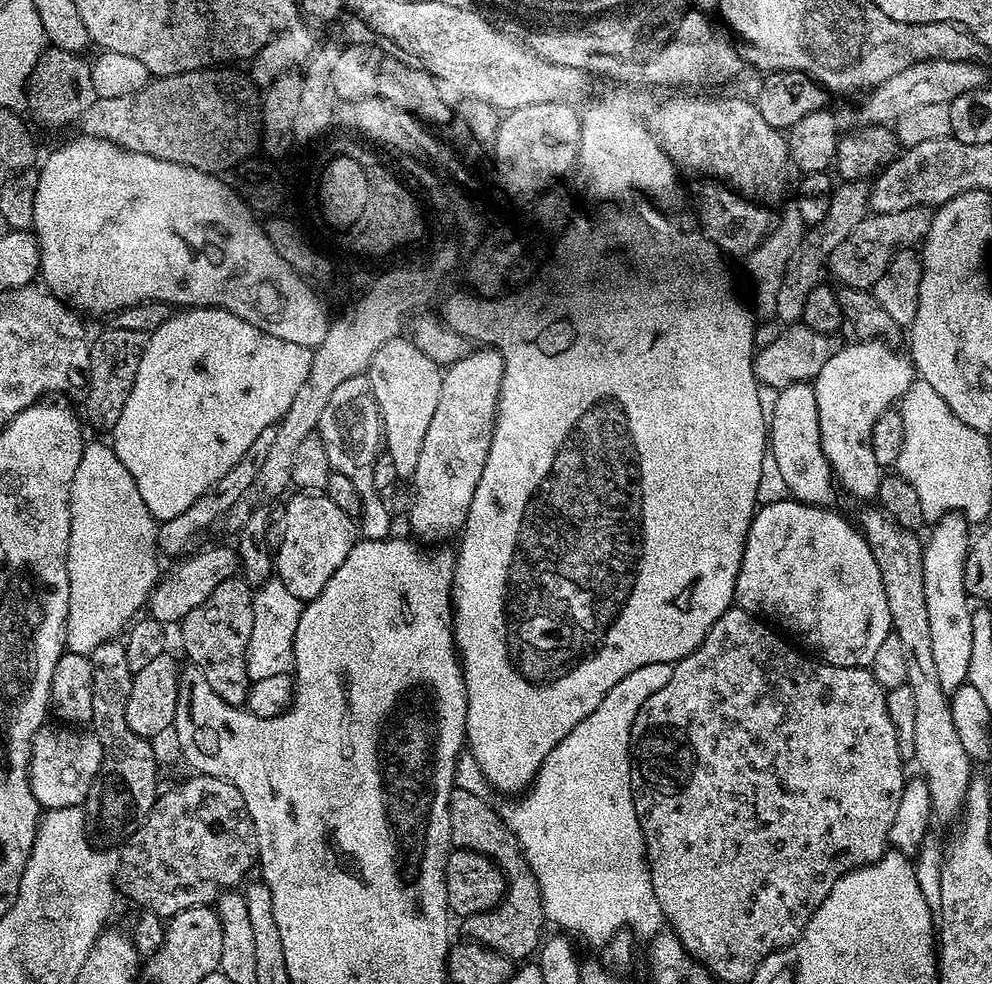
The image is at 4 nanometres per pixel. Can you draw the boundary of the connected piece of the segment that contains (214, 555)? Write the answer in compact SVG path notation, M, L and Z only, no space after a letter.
M235 547L208 548L205 552L196 552L189 560L182 561L169 576L161 575L157 579L156 587L148 597L147 615L165 626L179 625L180 621L186 618L186 614L194 610L194 606L202 606L202 602L206 602L206 598L210 598L210 594L214 594L214 590L222 586L222 582L237 575L237 572Z

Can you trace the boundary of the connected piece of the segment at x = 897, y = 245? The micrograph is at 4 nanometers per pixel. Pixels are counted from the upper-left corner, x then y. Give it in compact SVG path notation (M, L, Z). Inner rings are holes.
M914 206L898 214L869 214L855 226L850 236L828 258L827 271L832 271L831 279L845 288L871 289L888 272L888 267L897 252L919 245L930 230L932 217L929 209Z

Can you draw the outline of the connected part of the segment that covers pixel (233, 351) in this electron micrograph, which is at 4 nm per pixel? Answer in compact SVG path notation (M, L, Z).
M184 308L148 336L130 398L110 433L110 443L122 466L130 470L153 520L163 522L189 510L239 462L263 429L280 423L310 374L312 353L311 348L282 342L221 308Z

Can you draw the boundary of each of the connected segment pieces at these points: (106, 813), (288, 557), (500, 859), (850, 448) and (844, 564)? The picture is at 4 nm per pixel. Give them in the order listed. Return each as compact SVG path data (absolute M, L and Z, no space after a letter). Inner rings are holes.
M119 639L102 642L102 646L90 654L90 659L94 690L90 728L104 747L104 757L82 807L87 827L95 835L97 832L104 840L124 842L139 832L156 801L156 752L152 749L153 741L134 734L126 722L126 702L130 698L132 671L126 662L123 643Z
M296 494L292 501L284 508L284 518L282 525L284 533L282 534L282 546L275 549L274 552L274 576L280 580L286 589L294 594L295 598L307 602L318 598L322 590L326 590L326 582L334 578L334 570L346 562L350 550L358 543L358 528L354 523L353 517L347 516L330 498L323 494Z
M458 787L453 788L450 798L450 834L453 845L489 856L503 870L506 881L504 898L495 908L463 917L463 935L476 944L502 954L507 960L524 962L542 943L542 933L545 931L543 928L544 924L546 925L542 894L526 862L524 852L520 849L518 838L512 833L507 822L501 818L499 811L495 807L491 808L488 802L485 797Z
M864 338L860 344L848 344L837 347L836 353L818 370L814 381L813 390L818 402L818 425L821 431L821 446L829 465L832 475L838 481L839 487L844 488L860 502L868 502L871 498L880 495L880 478L882 469L878 458L874 454L872 445L872 431L882 413L889 411L897 402L901 401L914 379L912 361L907 355L904 356L880 338Z
M793 498L779 500L772 505L775 508L792 508L792 612L771 612L767 619L781 624L781 629L789 628L805 649L813 648L808 650L826 664L871 669L874 654L878 654L883 640L893 635L893 631L882 574L878 570L878 562L874 562L874 554L864 539L864 533L853 521L851 524L843 520L831 507L803 504Z

